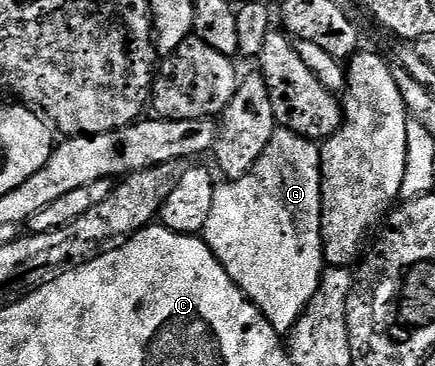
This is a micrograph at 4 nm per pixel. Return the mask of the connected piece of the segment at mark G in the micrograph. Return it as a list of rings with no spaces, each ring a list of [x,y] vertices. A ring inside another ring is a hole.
[[[279,130],[276,131],[275,135],[272,136],[271,141],[266,144],[262,154],[259,156],[259,159],[255,161],[255,164],[252,165],[250,172],[243,173],[242,176],[232,179],[230,182],[223,182],[227,184],[223,184],[220,186],[219,189],[216,190],[215,193],[211,196],[211,205],[206,205],[205,208],[205,215],[202,217],[201,220],[201,228],[203,224],[203,234],[201,234],[201,240],[205,245],[208,252],[211,253],[212,256],[218,261],[220,268],[223,269],[224,272],[227,273],[227,276],[233,283],[235,283],[236,287],[239,288],[240,292],[243,293],[244,296],[247,297],[248,300],[251,301],[252,304],[256,304],[259,307],[259,313],[269,321],[272,326],[274,326],[276,332],[280,334],[287,334],[290,333],[291,329],[295,327],[295,324],[298,322],[300,316],[303,315],[303,311],[307,308],[307,303],[310,302],[313,297],[315,296],[315,292],[319,288],[319,281],[323,279],[323,274],[325,271],[325,261],[323,258],[323,175],[319,173],[319,150],[320,145],[318,143],[306,140],[303,136],[298,136],[295,132],[289,132],[286,130]]]

